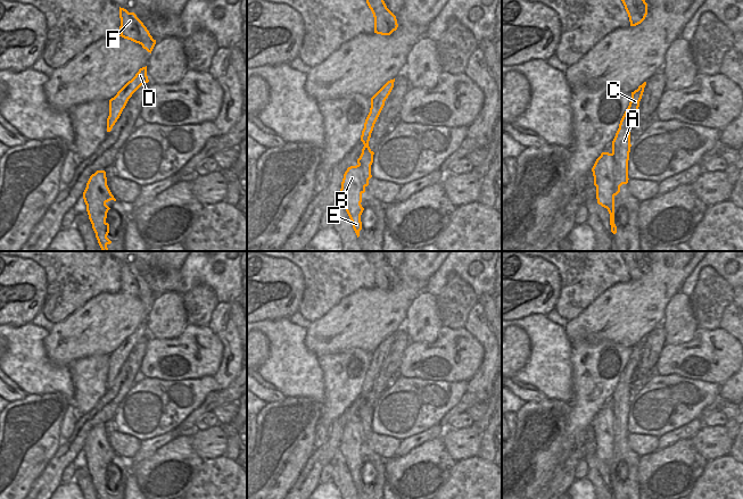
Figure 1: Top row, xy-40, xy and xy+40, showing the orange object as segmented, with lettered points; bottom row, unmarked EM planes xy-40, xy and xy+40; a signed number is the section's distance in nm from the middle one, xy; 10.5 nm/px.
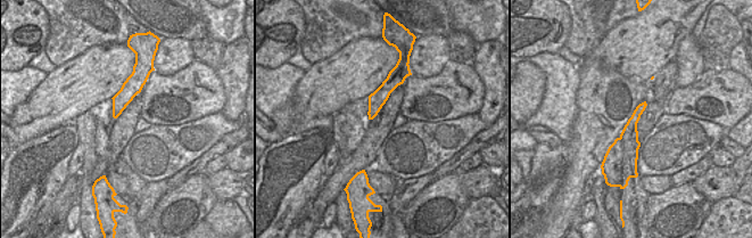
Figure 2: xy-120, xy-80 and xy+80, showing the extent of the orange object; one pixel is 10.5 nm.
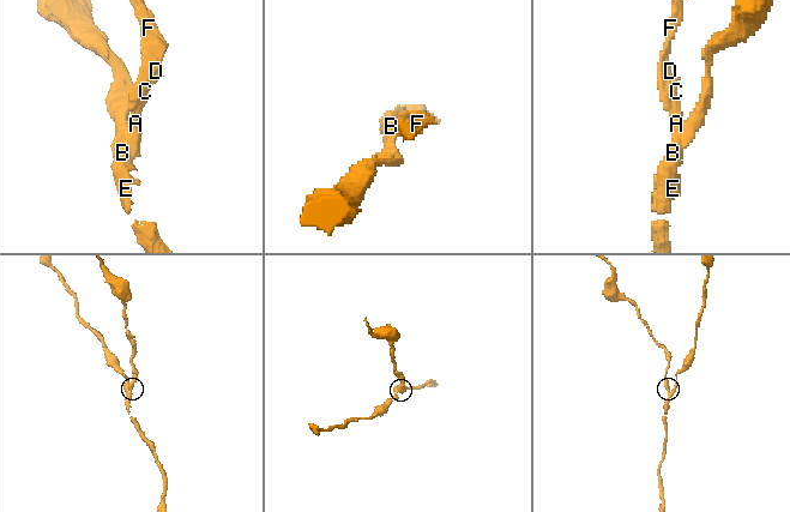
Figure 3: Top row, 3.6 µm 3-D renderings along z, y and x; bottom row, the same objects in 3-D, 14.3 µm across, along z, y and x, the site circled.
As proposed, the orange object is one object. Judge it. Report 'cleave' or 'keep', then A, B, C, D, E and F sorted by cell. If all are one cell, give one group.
cleave; groups A C D F / B E

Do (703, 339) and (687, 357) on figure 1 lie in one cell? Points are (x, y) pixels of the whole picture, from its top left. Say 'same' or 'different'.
same

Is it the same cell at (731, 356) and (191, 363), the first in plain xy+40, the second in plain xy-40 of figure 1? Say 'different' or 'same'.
same

